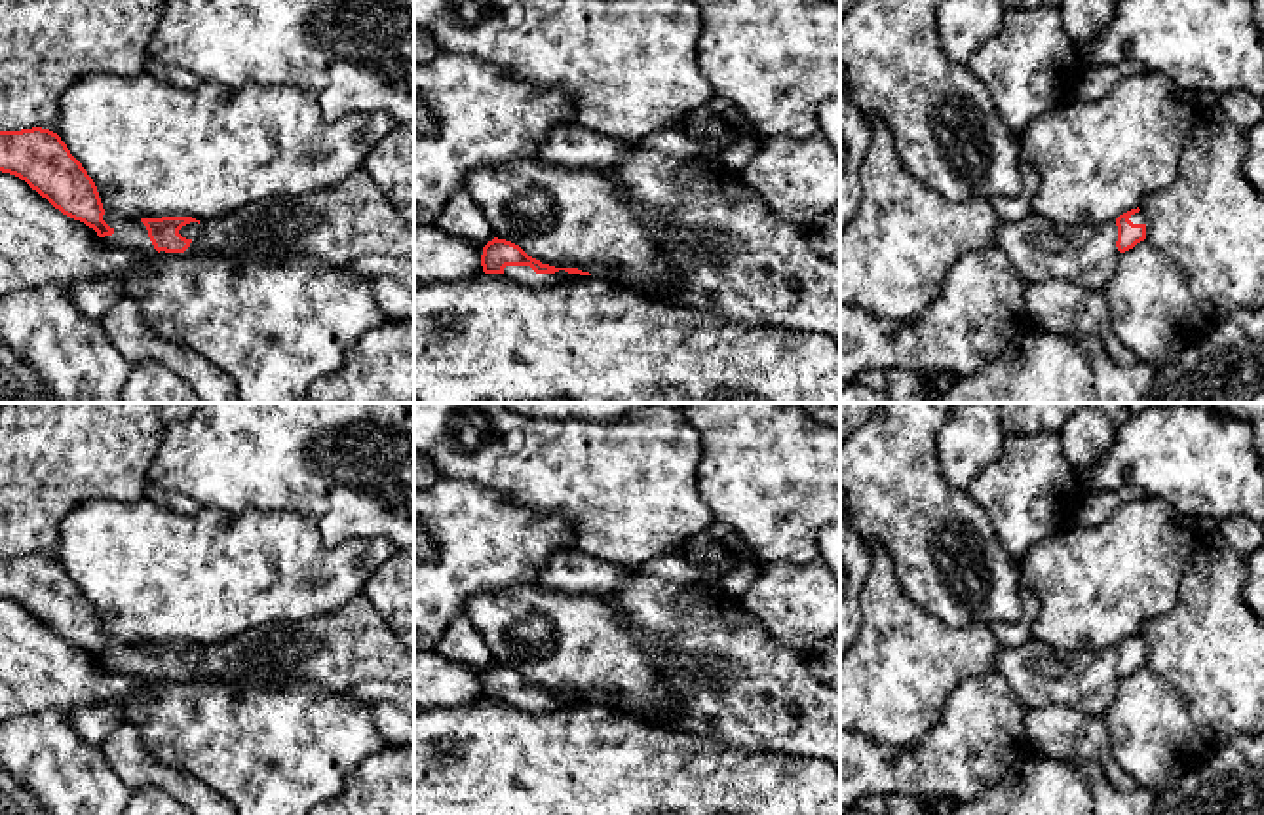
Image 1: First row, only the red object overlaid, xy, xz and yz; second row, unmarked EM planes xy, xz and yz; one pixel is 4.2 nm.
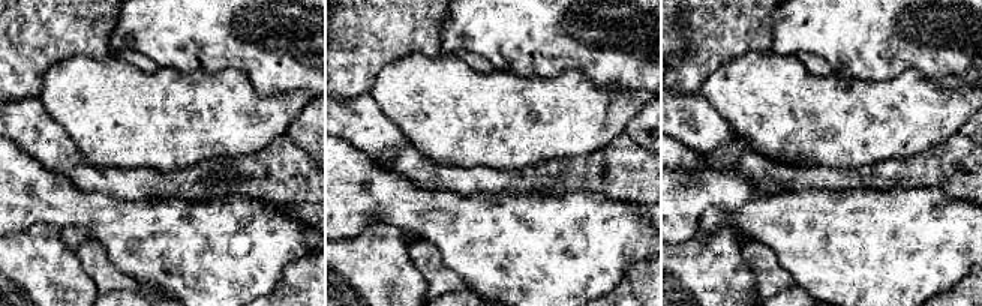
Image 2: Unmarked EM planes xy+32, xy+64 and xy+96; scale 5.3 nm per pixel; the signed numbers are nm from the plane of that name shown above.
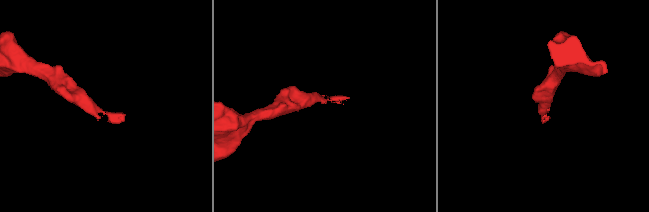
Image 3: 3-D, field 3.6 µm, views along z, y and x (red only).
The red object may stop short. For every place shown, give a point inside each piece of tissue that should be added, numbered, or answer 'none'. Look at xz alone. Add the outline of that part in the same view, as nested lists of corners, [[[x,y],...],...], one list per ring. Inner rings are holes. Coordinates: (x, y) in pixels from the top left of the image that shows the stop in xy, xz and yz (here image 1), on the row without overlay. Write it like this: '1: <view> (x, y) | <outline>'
1: xz (521, 700) | [[[506,692],[502,701],[521,711],[557,711],[582,703],[580,699],[568,699],[565,695],[559,695],[555,699],[536,699],[530,692]]]

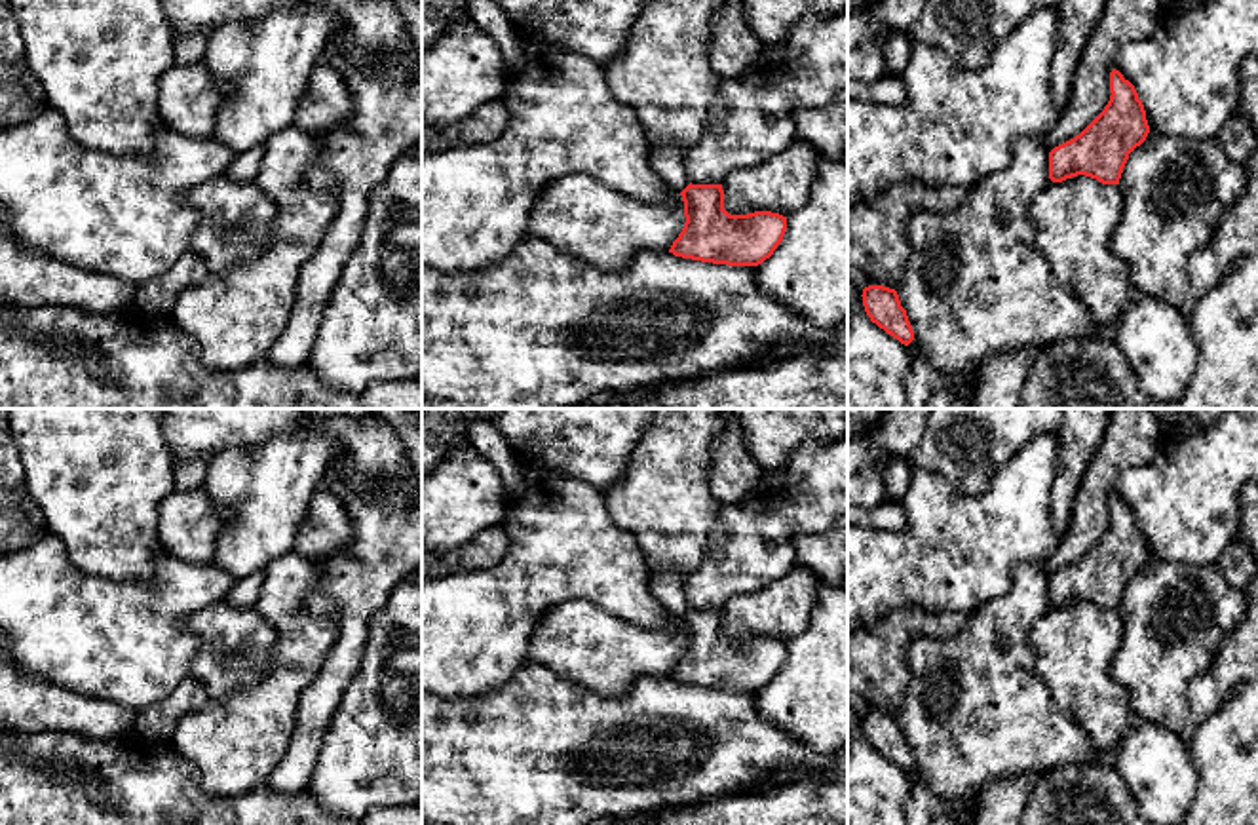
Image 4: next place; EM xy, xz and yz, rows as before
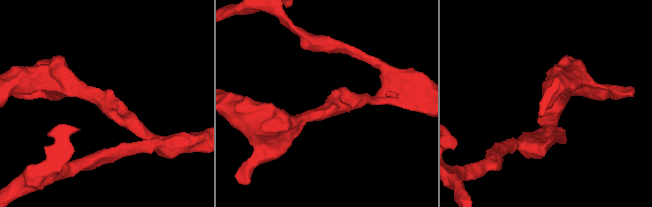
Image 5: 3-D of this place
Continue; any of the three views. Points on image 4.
none

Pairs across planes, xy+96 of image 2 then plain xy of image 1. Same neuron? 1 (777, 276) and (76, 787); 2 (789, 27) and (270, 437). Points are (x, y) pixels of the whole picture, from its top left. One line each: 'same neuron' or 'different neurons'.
1: different neurons
2: same neuron

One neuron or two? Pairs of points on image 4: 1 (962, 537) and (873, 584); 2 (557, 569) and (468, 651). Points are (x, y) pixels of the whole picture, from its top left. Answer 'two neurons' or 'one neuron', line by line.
1: one neuron
2: one neuron

